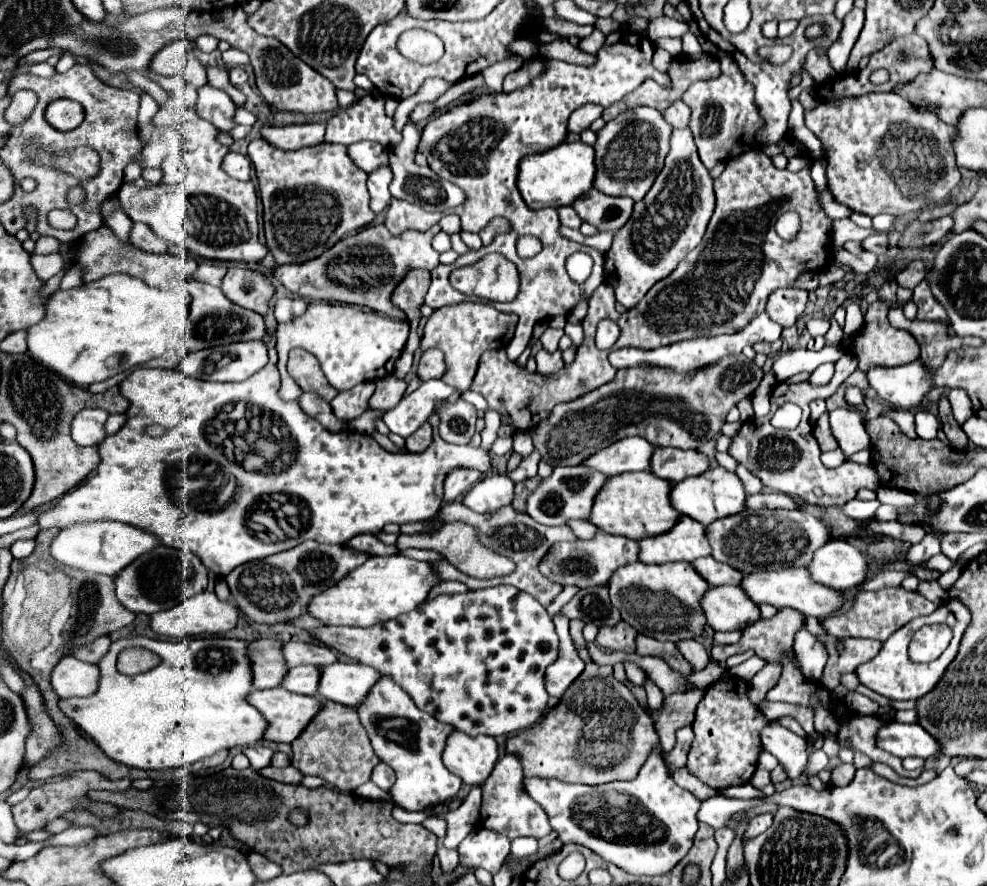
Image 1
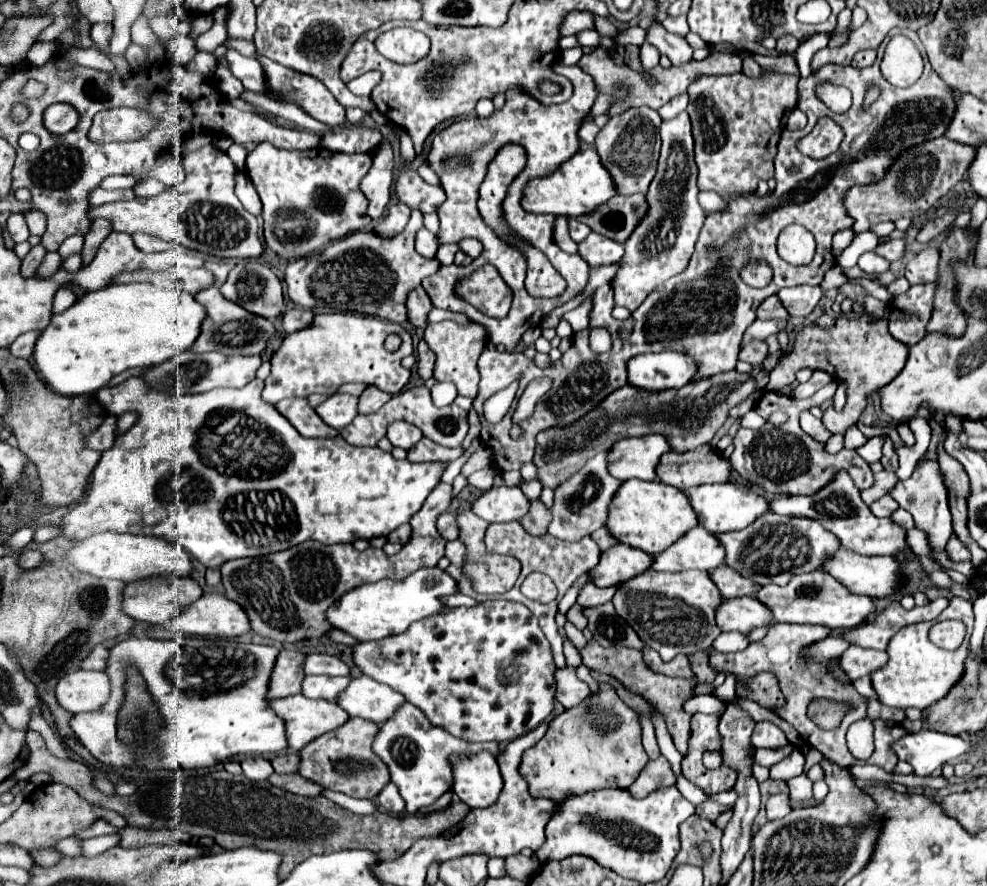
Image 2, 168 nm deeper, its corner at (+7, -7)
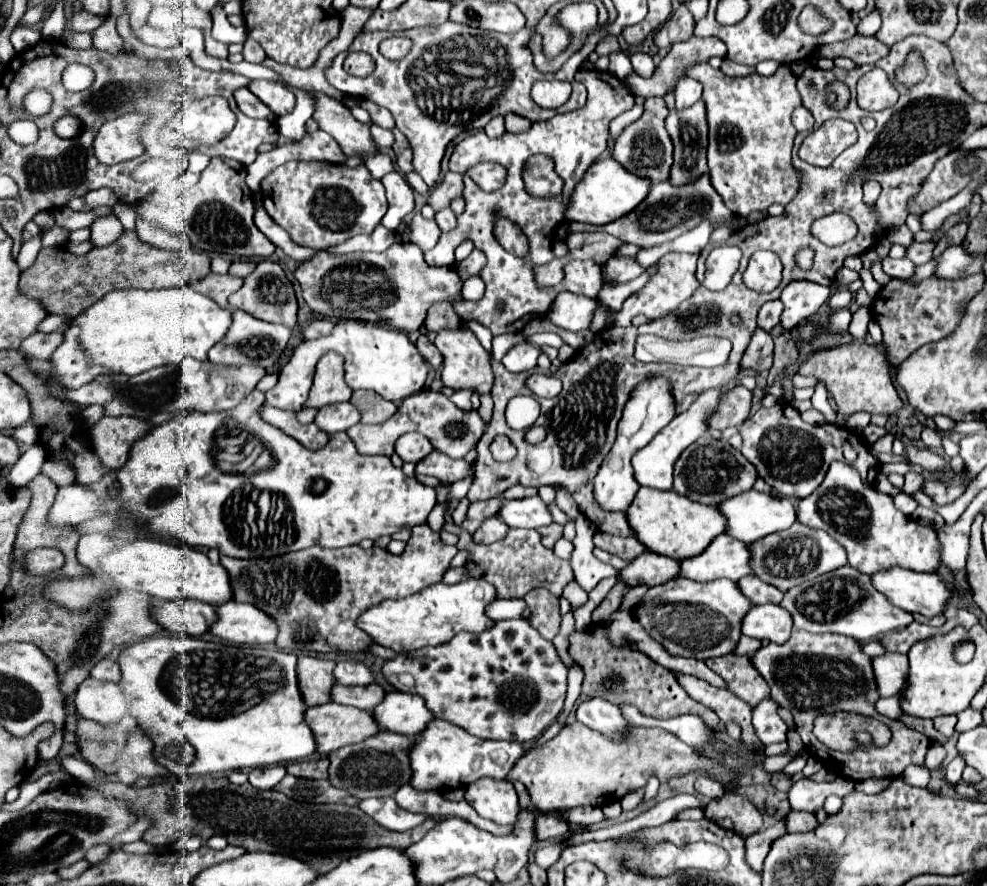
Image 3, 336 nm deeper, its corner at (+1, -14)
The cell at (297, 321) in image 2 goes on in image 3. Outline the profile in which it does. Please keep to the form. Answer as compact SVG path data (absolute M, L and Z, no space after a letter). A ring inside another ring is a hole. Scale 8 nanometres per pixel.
M315 320L315 322L311 322L311 324L305 328L303 336L305 336L305 340L315 340L315 338L321 338L321 336L331 334L333 326L335 326L335 324L333 324L331 320Z

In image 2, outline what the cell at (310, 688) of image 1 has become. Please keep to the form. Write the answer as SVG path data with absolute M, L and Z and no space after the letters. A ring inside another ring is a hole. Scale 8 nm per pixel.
M307 675L301 685L301 693L307 699L335 701L339 691L347 687L351 677L327 677L327 675Z

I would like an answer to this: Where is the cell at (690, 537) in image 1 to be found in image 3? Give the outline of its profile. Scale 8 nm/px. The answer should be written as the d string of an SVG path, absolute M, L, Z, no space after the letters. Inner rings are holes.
M719 534L703 554L681 562L681 576L697 582L711 582L717 578L737 582L751 574L749 562L749 544L739 542L729 534Z

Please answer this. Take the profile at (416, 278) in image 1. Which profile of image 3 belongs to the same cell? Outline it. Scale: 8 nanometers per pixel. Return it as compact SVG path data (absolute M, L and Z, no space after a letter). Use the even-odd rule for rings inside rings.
M439 302L437 306L433 306L425 318L425 326L429 332L439 332L443 328L447 330L461 330L463 320L459 318L459 314L453 310L453 306L449 302Z

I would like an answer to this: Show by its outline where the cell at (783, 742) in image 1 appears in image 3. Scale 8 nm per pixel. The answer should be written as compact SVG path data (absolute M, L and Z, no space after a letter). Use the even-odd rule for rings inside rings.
M773 698L761 700L757 706L753 706L753 728L759 740L769 746L775 742L787 740L787 724L777 714L779 704Z

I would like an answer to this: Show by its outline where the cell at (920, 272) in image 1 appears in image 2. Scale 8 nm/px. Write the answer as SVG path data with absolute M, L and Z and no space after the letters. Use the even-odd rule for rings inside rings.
M927 247L919 251L905 269L905 277L911 285L917 283L931 283L937 277L937 261L939 261L939 249Z

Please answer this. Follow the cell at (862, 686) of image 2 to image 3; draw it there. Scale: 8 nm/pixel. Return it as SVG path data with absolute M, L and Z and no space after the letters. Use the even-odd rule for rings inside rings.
M897 696L897 698L881 698L881 700L877 702L877 712L883 714L883 716L889 716L889 718L899 718L899 716L903 716L901 696Z

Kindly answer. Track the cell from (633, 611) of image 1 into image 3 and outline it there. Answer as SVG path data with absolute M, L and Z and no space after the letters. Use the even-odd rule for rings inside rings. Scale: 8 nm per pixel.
M677 578L663 586L649 588L637 606L635 616L641 626L669 652L707 660L723 656L737 646L741 638L741 620L751 610L751 606L751 600L745 598L735 582L717 580L703 584L689 578Z

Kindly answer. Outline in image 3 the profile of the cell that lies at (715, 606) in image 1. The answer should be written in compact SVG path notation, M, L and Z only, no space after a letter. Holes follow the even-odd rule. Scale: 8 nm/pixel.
M779 604L753 606L749 614L745 616L741 632L757 640L769 640L775 644L783 644L785 640L789 640L793 632L793 618Z

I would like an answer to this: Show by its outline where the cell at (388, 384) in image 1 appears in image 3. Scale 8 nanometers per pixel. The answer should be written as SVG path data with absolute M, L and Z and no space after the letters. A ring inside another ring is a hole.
M355 390L349 402L361 412L363 424L381 424L397 412L397 406L393 402L381 398L373 390Z

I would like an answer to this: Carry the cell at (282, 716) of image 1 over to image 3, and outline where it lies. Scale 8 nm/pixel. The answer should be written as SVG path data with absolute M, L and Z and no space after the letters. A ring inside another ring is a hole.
M335 702L309 708L305 718L317 738L317 752L321 756L343 746L363 742L379 732L373 712Z

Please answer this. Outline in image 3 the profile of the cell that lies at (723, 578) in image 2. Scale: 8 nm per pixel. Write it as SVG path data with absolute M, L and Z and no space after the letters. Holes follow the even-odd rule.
M749 574L749 578L741 578L739 582L743 594L753 602L753 604L767 604L767 602L773 602L773 604L779 604L781 598L783 598L783 592L767 582L761 582L757 576Z

